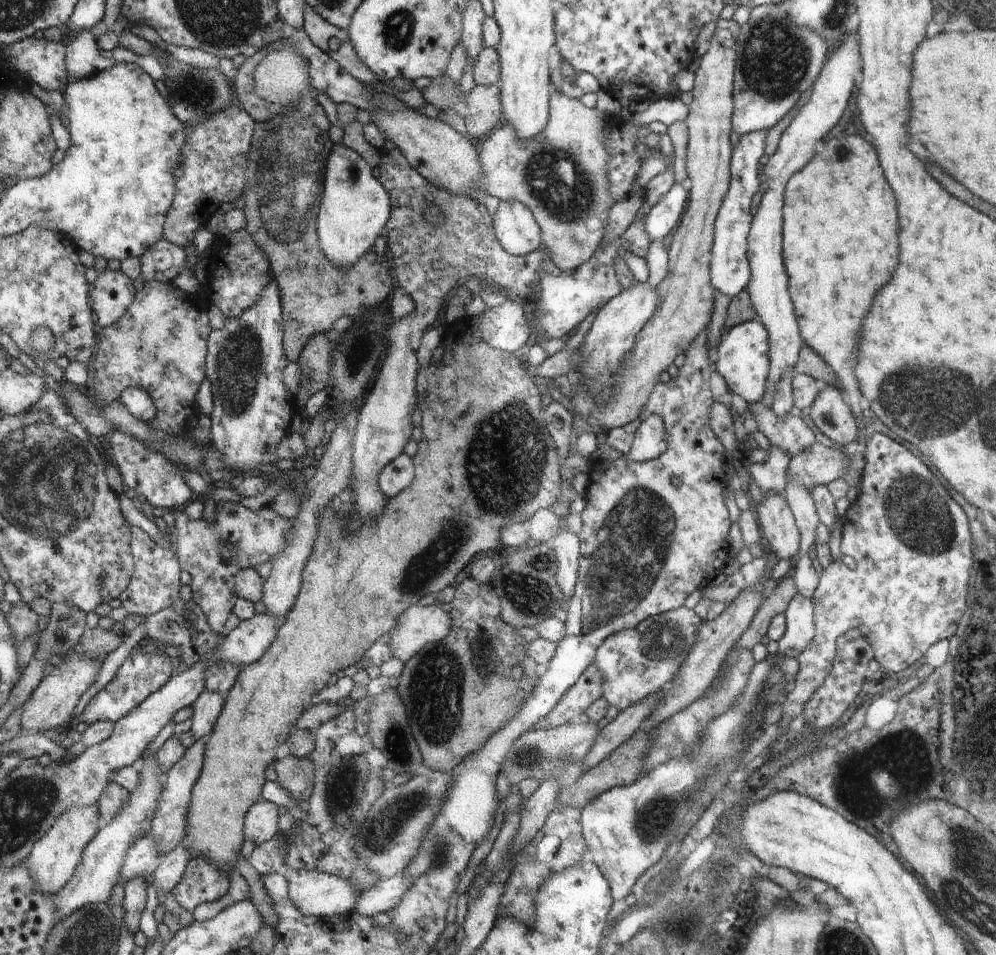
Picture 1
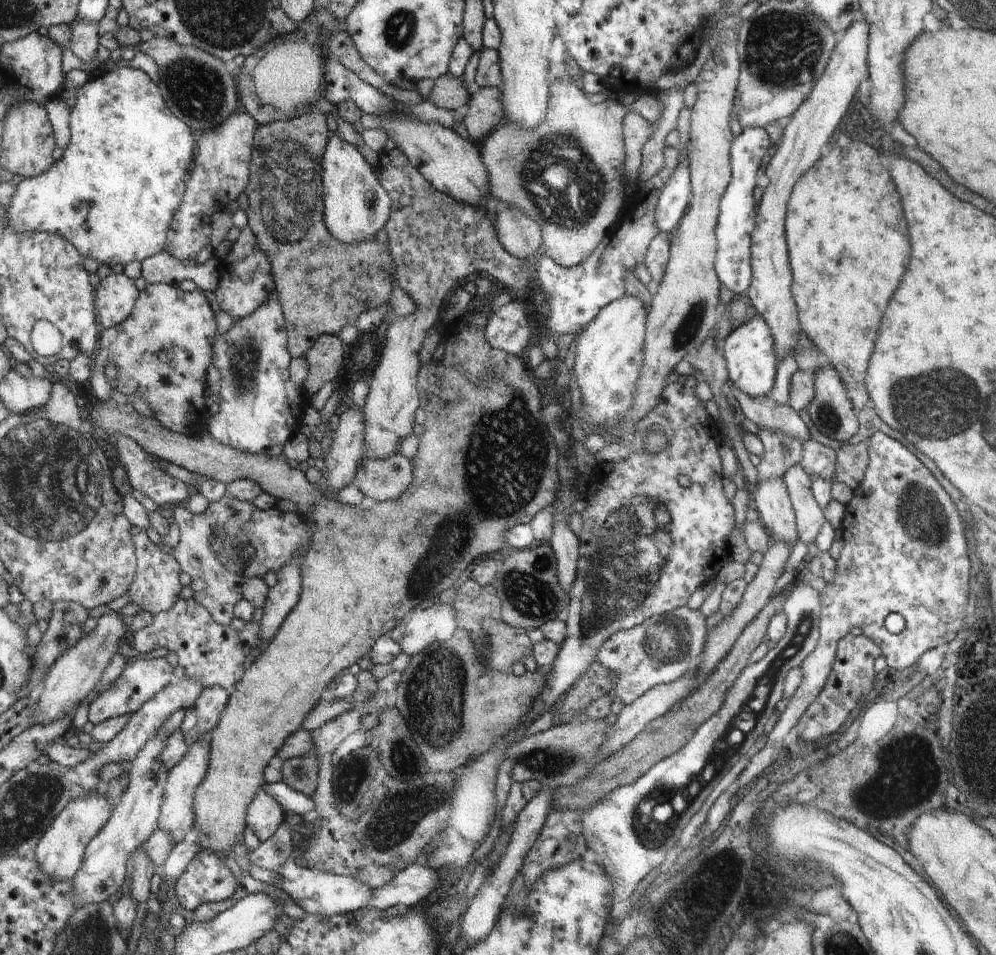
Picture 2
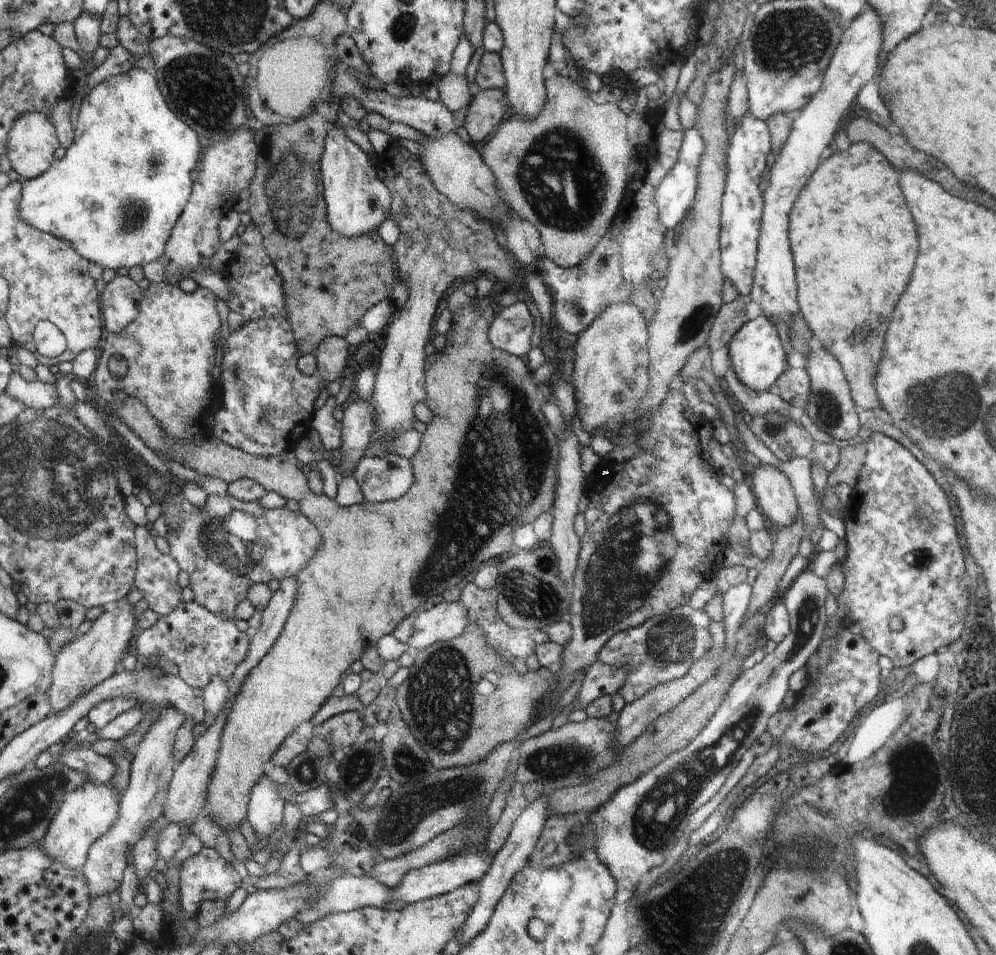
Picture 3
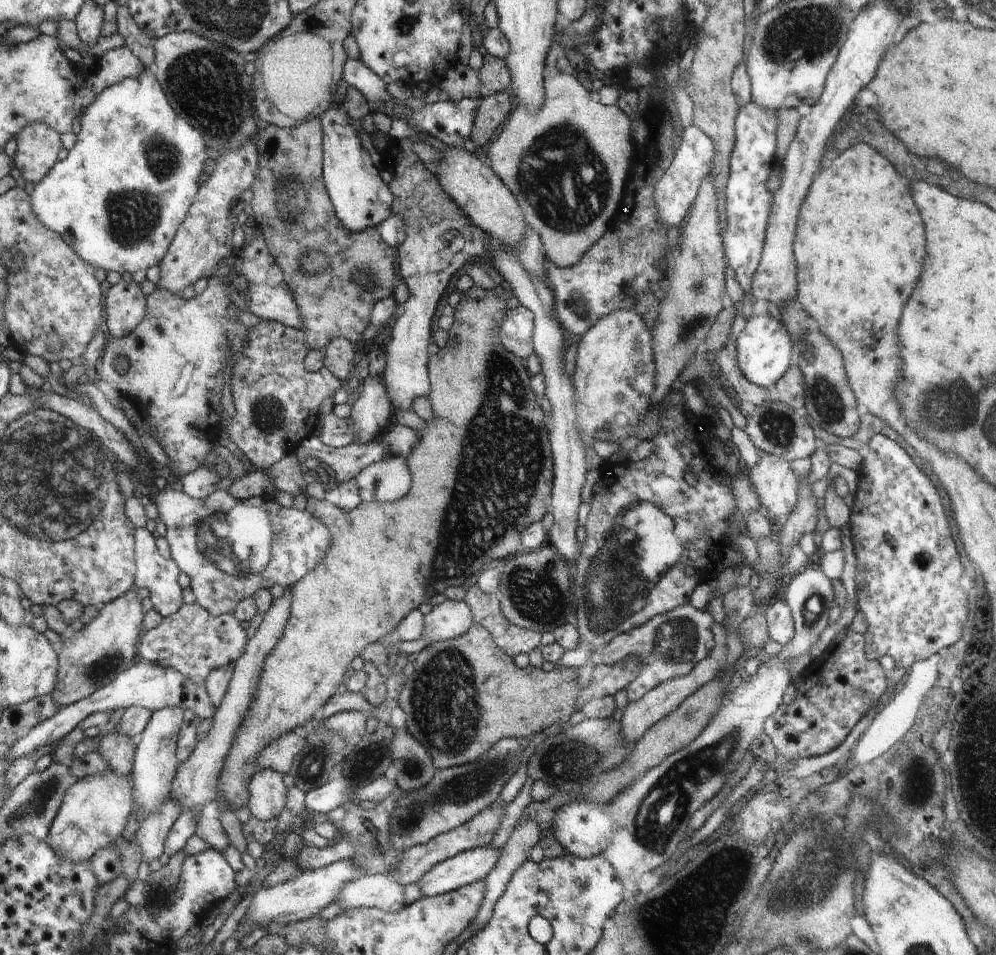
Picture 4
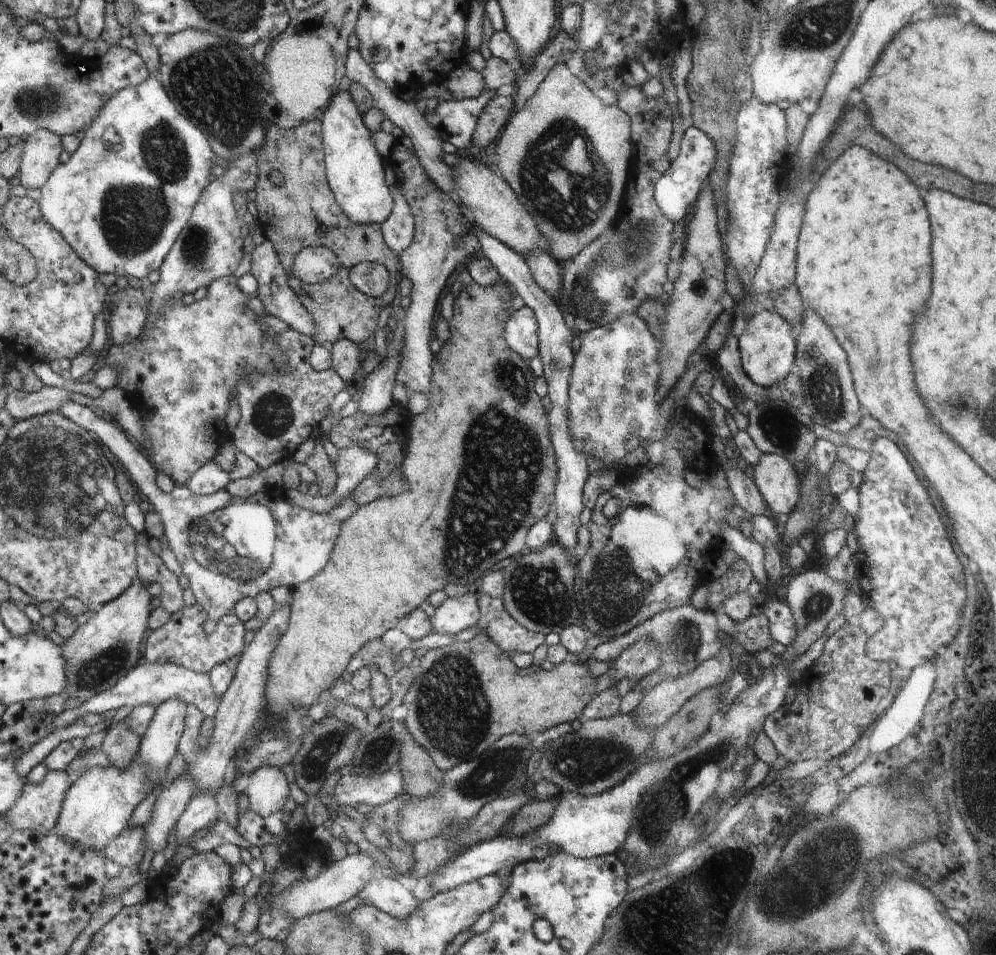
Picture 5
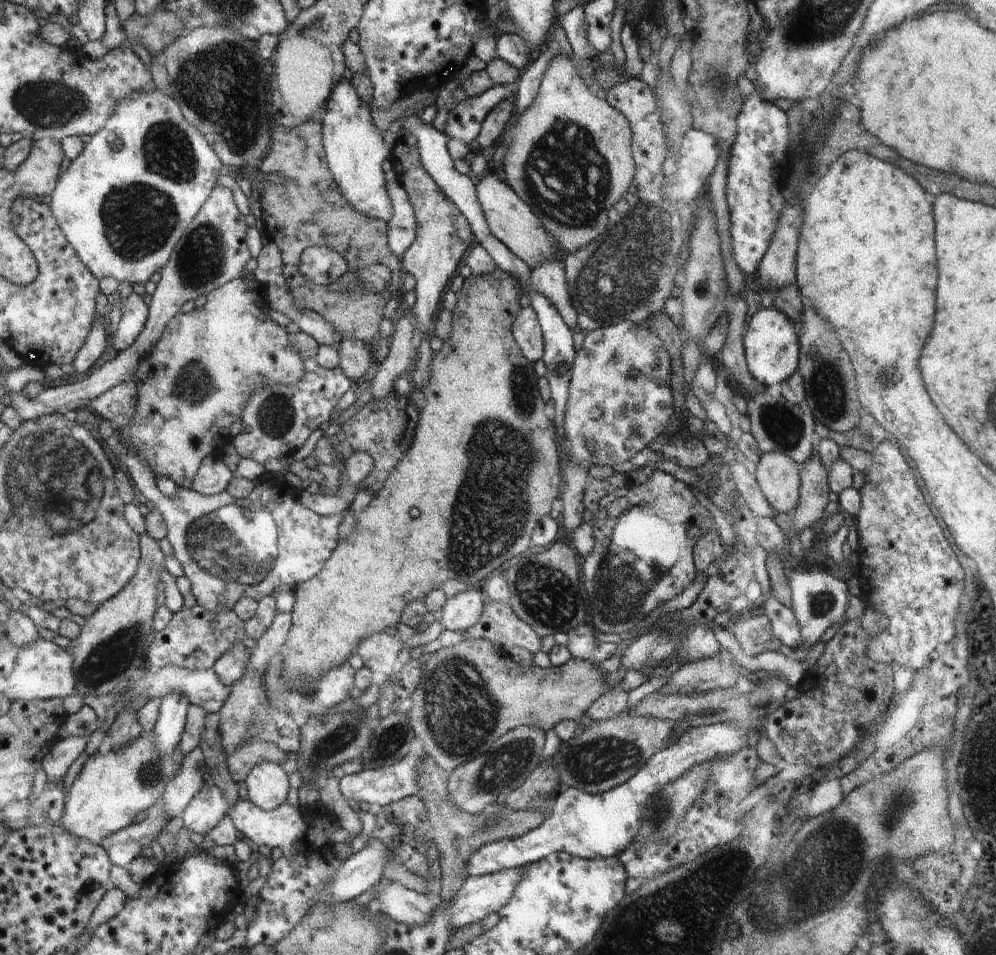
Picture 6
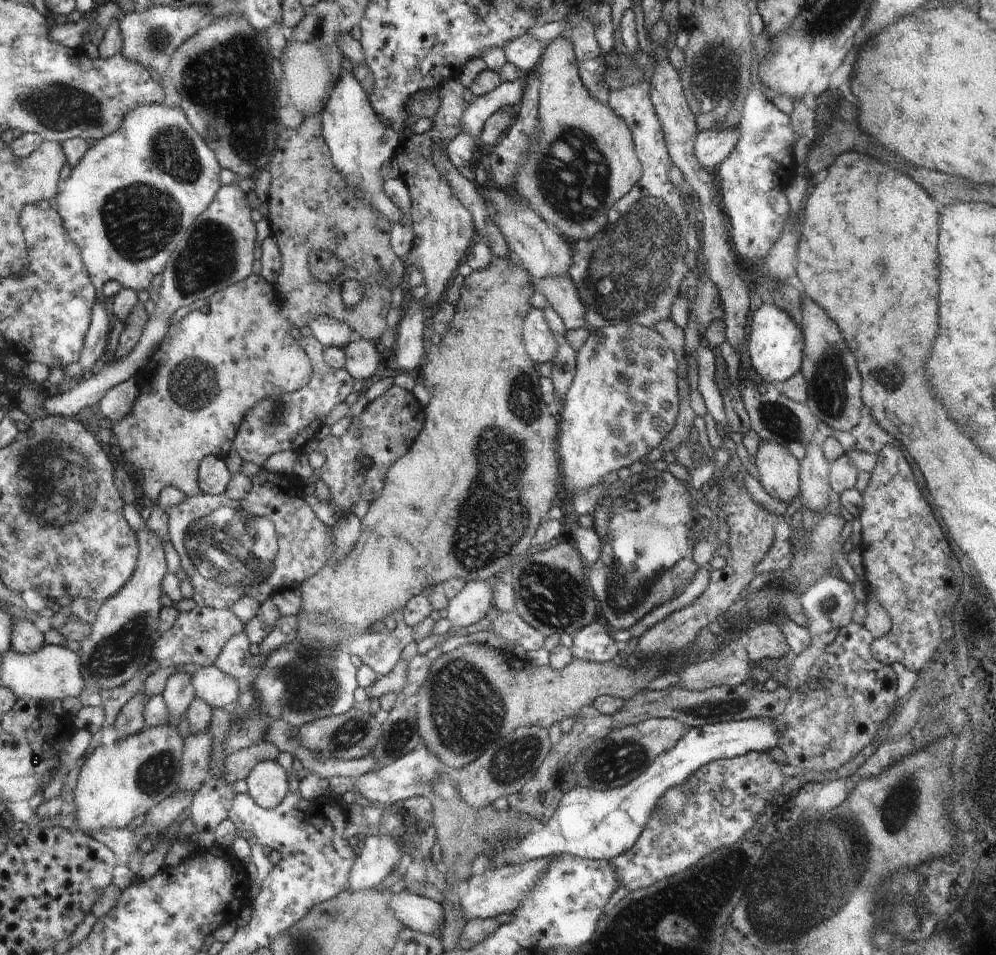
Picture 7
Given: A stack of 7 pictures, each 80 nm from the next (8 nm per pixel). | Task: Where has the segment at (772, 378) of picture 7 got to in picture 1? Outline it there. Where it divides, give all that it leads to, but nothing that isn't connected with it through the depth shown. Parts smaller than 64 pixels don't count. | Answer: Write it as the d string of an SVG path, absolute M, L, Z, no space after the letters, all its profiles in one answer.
M759 320L744 321L724 331L716 349L715 369L722 374L726 384L729 384L730 394L739 394L748 404L764 400L771 364L769 350L769 332Z

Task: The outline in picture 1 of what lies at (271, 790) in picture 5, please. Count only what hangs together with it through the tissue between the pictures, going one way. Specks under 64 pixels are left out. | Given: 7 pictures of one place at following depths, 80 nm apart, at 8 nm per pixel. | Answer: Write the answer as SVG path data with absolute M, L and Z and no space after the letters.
M263 798L248 809L245 833L255 845L270 840L278 832L279 811L278 806Z

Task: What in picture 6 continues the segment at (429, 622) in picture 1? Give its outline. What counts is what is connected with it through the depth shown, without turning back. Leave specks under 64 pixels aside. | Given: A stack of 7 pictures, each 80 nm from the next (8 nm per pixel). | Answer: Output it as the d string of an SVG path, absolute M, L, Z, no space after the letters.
M472 586L461 590L455 597L449 598L444 607L436 615L437 620L451 631L466 631L474 626L482 614L487 603L487 596L482 586Z

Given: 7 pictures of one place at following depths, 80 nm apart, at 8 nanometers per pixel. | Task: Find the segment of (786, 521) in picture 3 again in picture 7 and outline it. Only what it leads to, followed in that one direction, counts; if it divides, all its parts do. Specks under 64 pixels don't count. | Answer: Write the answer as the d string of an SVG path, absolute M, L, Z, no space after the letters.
M761 441L755 454L754 466L760 472L760 482L764 490L772 496L790 504L798 494L798 462L790 456L788 449L779 443Z

